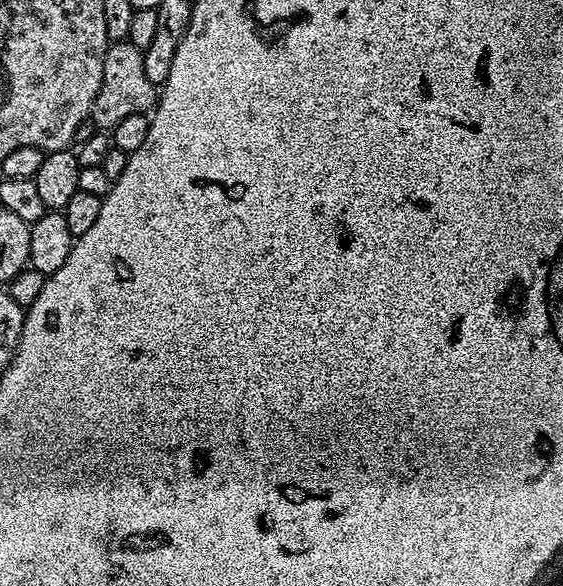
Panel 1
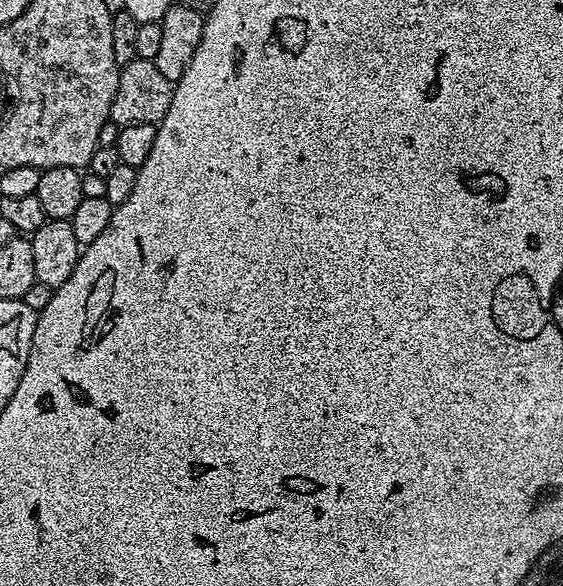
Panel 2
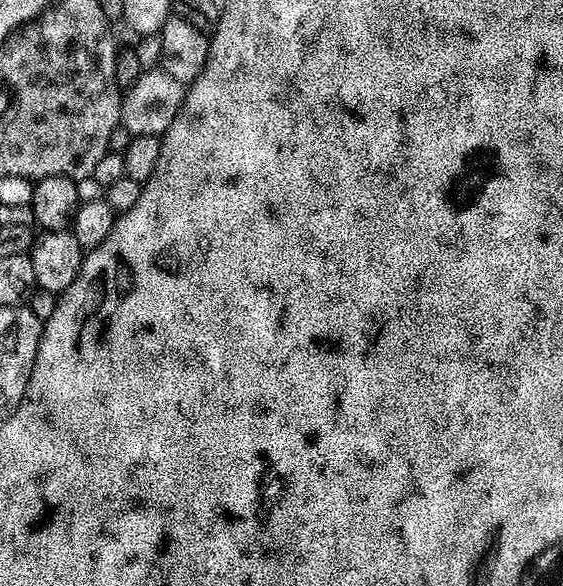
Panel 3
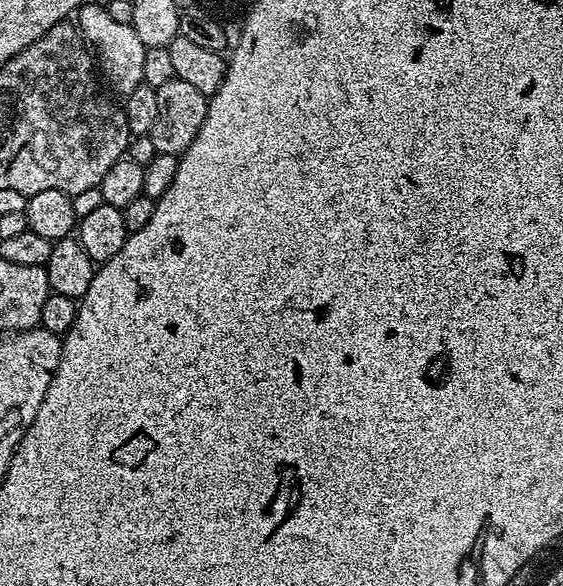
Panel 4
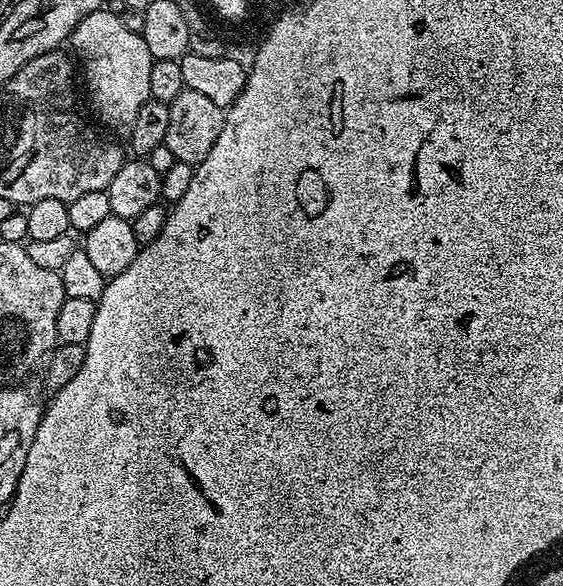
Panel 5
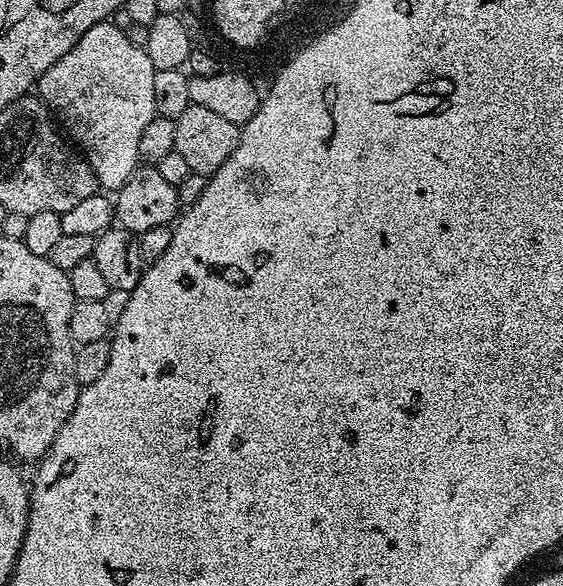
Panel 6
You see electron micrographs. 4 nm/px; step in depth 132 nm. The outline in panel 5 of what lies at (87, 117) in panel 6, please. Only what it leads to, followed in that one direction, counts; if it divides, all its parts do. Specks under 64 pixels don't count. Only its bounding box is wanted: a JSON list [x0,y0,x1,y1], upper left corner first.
[70,8,153,128]

